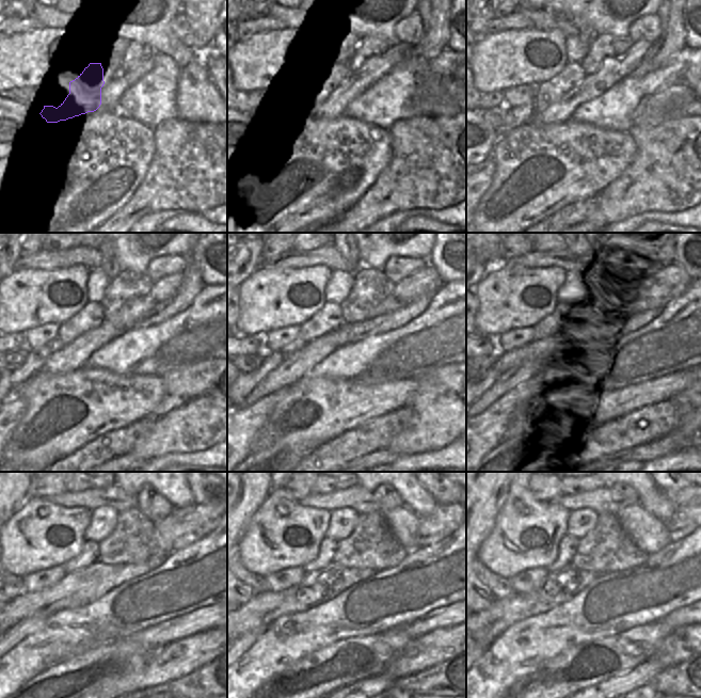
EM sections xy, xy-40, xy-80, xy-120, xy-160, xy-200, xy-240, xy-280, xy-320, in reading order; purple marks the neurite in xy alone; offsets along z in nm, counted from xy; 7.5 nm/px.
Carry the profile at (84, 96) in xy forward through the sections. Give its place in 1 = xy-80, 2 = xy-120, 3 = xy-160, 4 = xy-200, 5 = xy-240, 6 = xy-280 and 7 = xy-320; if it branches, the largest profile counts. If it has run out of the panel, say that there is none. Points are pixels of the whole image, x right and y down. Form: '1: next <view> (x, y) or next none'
1: next xy-80 (572, 74)
2: next xy-120 (91, 316)
3: next xy-160 (330, 317)
4: next xy-200 (569, 314)
5: next xy-240 (90, 551)
6: next xy-280 (328, 549)
7: next xy-320 (568, 546)

